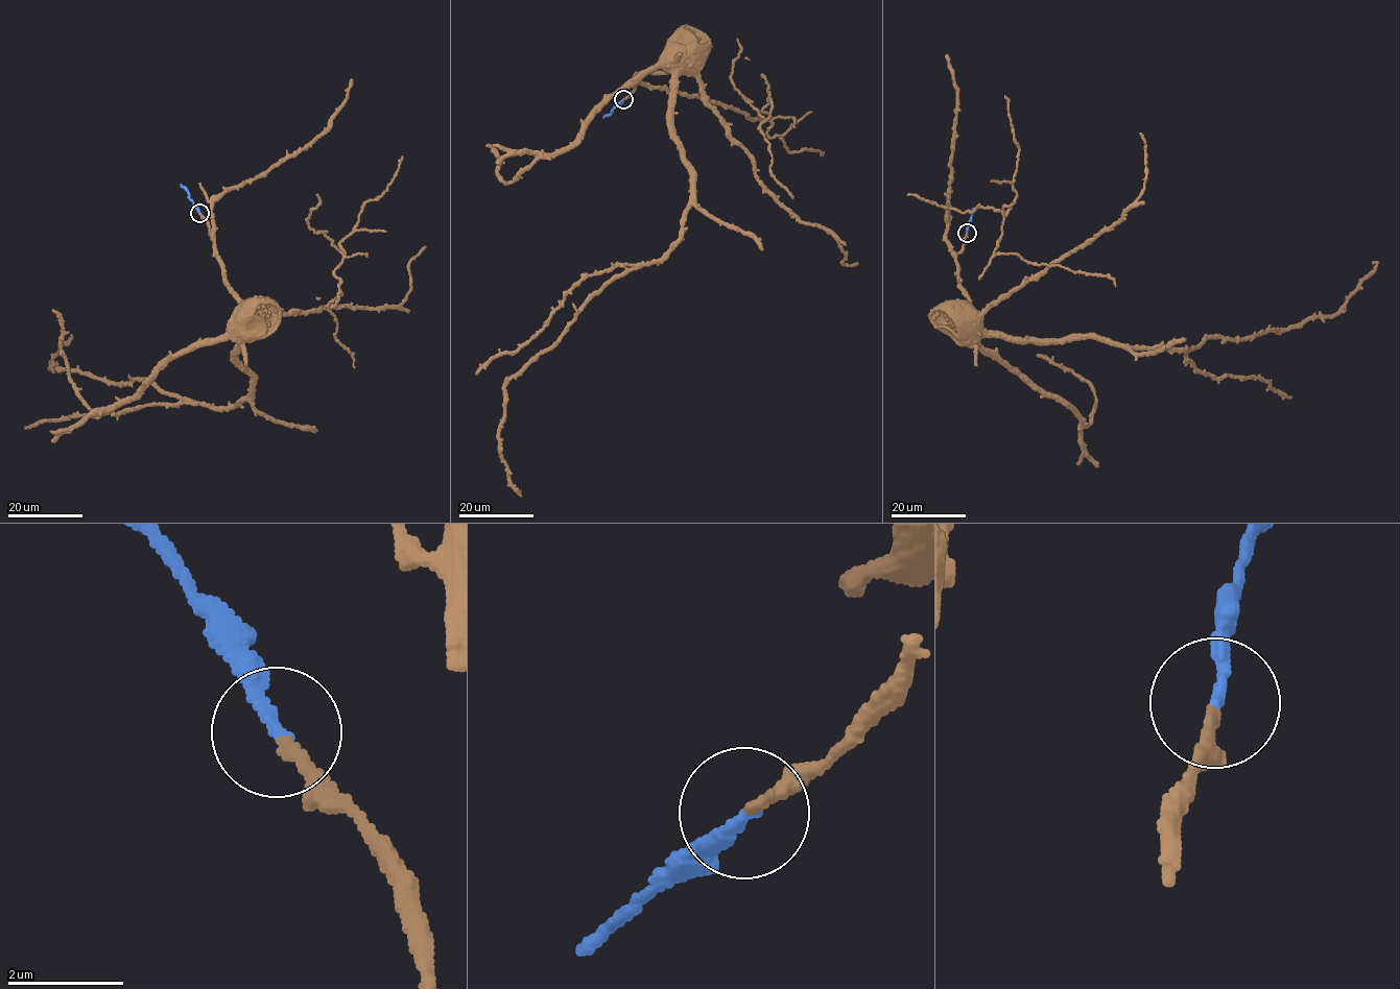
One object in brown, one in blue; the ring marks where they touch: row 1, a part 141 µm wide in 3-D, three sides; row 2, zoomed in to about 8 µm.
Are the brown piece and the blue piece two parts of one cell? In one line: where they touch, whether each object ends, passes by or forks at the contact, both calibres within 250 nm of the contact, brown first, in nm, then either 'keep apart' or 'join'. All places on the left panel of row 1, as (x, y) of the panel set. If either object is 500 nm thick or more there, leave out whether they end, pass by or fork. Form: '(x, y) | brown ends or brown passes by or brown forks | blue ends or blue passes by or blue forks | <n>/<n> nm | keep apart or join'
(199, 213) | brown ends | blue ends | 200/200 nm | join

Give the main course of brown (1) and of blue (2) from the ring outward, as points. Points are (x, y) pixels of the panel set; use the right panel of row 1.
1: (966, 233), (957, 278), (985, 332), (1185, 353), (1207, 336), (1244, 340), (1335, 315), (1372, 263)
2: (966, 232), (974, 208)

